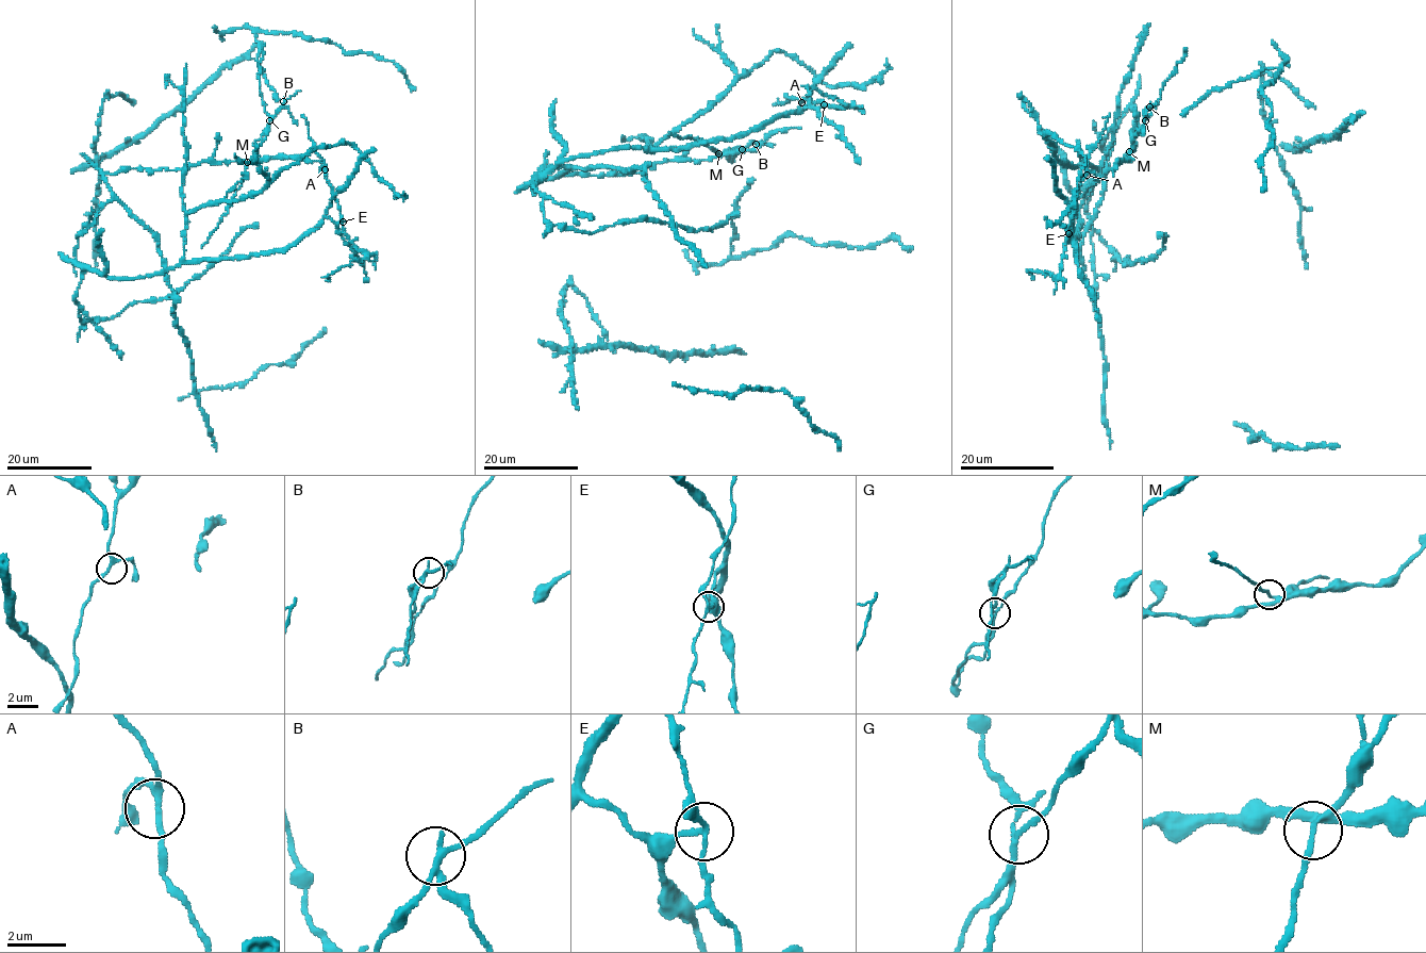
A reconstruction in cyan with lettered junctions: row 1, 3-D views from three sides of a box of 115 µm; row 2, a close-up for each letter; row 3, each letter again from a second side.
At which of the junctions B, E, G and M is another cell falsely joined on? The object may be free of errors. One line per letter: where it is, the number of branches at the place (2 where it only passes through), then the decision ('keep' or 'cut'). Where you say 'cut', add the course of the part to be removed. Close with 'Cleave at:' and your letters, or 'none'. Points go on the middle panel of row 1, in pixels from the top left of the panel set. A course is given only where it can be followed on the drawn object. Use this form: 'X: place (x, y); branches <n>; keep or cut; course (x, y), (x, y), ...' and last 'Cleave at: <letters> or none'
B: place (756, 144); branches 3; keep
E: place (824, 104); branches 3; cut; course (824, 104), (819, 100), (814, 103), (811, 98), (801, 101), (800, 98), (773, 104)
G: place (742, 149); branches 3; keep
M: place (718, 153); branches 3; keep
Cleave at: E

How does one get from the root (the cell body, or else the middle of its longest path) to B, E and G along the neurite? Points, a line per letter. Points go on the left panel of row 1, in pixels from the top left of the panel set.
B: (185, 166), (203, 162), (249, 160), (283, 101)
E: (185, 166), (104, 174), (112, 197), (72, 260), (109, 277), (152, 276), (284, 251), (326, 216), (343, 222)
G: (185, 166), (203, 162), (249, 160), (265, 137), (269, 120)

